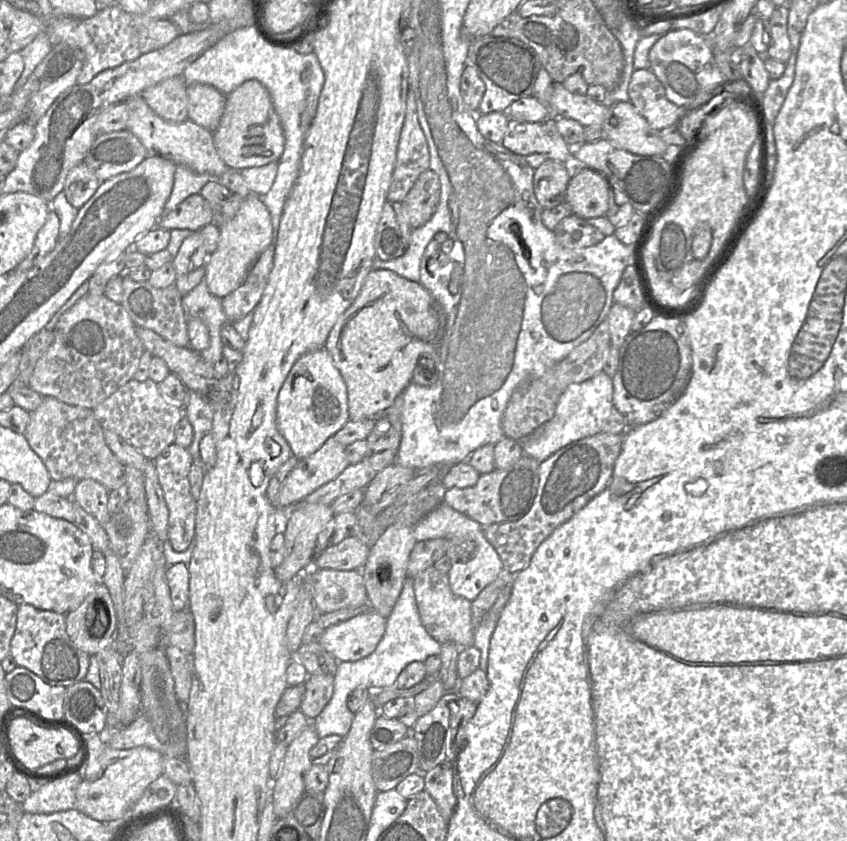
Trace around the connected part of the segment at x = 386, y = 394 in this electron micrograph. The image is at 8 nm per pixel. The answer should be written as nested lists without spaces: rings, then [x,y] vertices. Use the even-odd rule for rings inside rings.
[[[373,269],[352,305],[339,316],[325,343],[348,392],[349,419],[361,421],[386,410],[412,381],[419,358],[439,353],[446,315],[420,283],[387,269]]]

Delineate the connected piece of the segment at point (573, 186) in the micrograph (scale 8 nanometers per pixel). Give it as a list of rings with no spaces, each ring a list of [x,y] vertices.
[[[579,165],[569,180],[564,202],[582,219],[604,216],[608,210],[609,183],[598,171]]]

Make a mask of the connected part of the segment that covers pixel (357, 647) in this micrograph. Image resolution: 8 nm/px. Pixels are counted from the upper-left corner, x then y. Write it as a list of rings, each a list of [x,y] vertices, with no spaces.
[[[367,611],[324,629],[319,644],[338,662],[354,662],[369,656],[384,636],[386,618]]]

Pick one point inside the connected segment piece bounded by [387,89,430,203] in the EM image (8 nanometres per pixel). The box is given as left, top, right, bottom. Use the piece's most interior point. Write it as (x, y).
(413, 158)

